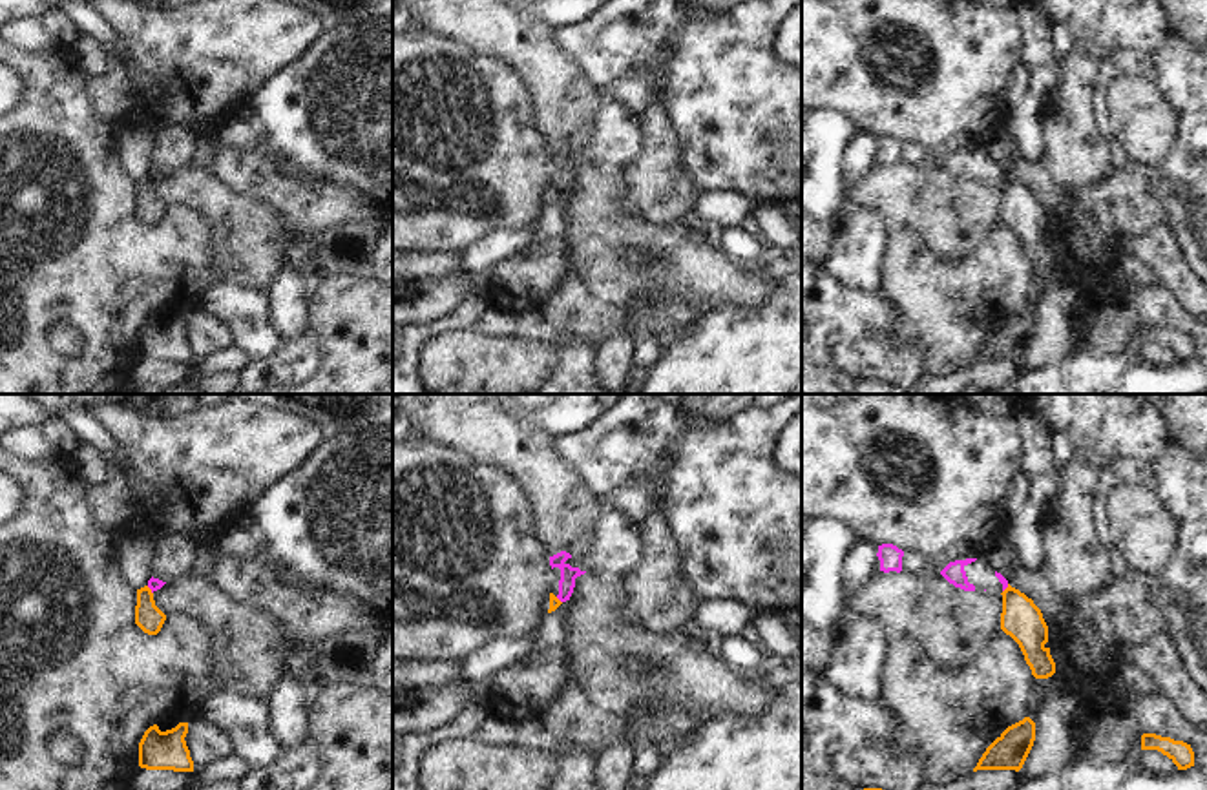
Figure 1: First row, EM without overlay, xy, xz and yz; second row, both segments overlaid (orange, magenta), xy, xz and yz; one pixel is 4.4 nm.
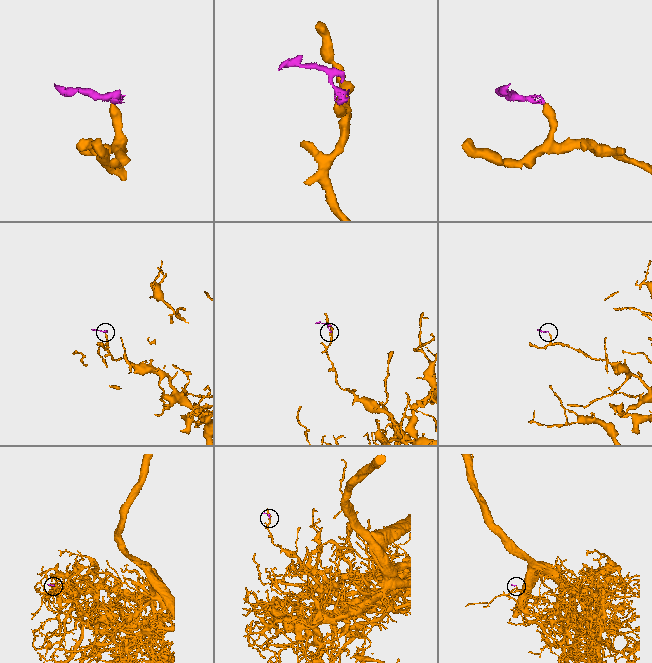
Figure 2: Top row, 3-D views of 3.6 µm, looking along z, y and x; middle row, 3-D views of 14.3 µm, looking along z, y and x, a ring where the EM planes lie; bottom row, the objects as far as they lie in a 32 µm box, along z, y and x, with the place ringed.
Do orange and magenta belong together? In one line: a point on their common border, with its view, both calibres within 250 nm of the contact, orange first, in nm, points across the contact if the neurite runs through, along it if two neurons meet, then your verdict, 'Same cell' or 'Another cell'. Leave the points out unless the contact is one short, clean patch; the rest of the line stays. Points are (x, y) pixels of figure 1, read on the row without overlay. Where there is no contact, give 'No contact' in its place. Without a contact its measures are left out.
Touches orange at xy (150, 181). Thickness 120 nm (orange) against 60 nm. Boundary: xy (146, 177), (152, 185). Another cell

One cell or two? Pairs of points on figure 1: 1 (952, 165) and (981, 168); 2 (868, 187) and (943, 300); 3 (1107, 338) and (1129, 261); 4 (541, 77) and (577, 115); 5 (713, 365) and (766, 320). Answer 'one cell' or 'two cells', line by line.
1: one cell
2: two cells
3: two cells
4: one cell
5: one cell

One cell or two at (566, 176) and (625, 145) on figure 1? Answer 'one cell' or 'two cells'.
one cell

